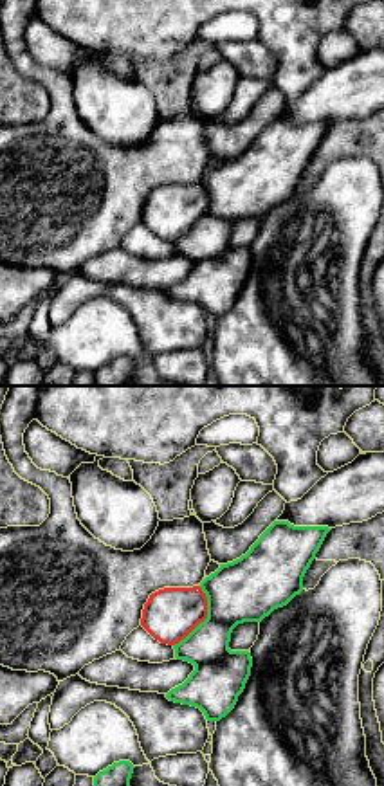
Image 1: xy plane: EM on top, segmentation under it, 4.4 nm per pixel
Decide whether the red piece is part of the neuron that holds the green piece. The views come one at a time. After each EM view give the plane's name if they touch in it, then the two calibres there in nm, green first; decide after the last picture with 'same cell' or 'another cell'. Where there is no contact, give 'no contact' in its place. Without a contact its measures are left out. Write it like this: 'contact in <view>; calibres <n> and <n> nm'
contact in xy; calibres 280 and 240 nm

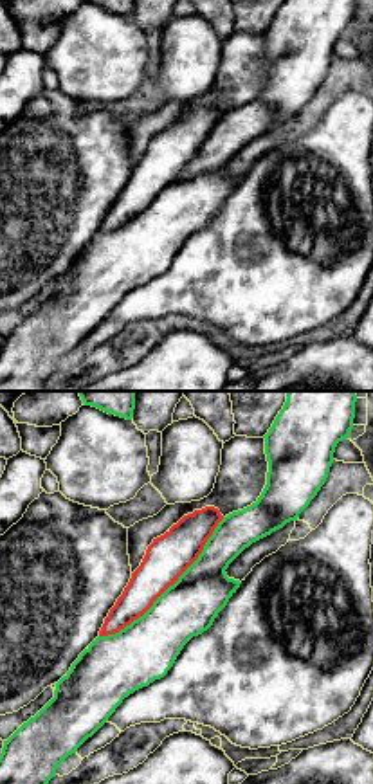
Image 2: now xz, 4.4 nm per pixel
contact in xz; calibres 260 and 190 nm

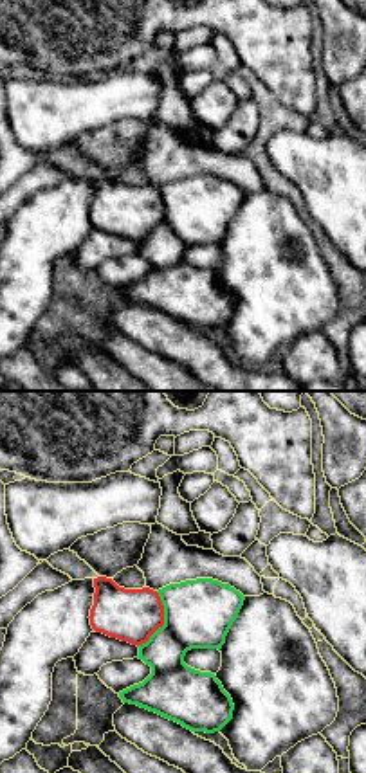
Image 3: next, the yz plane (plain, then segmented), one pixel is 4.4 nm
contact in yz; calibres 300 and 240 nm

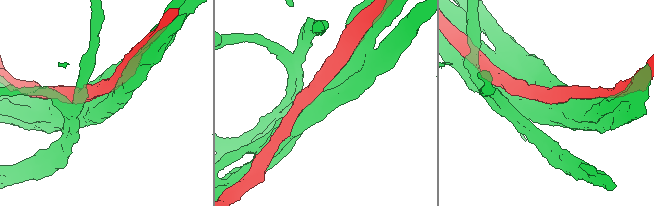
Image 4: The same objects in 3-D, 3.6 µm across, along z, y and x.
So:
same cell

